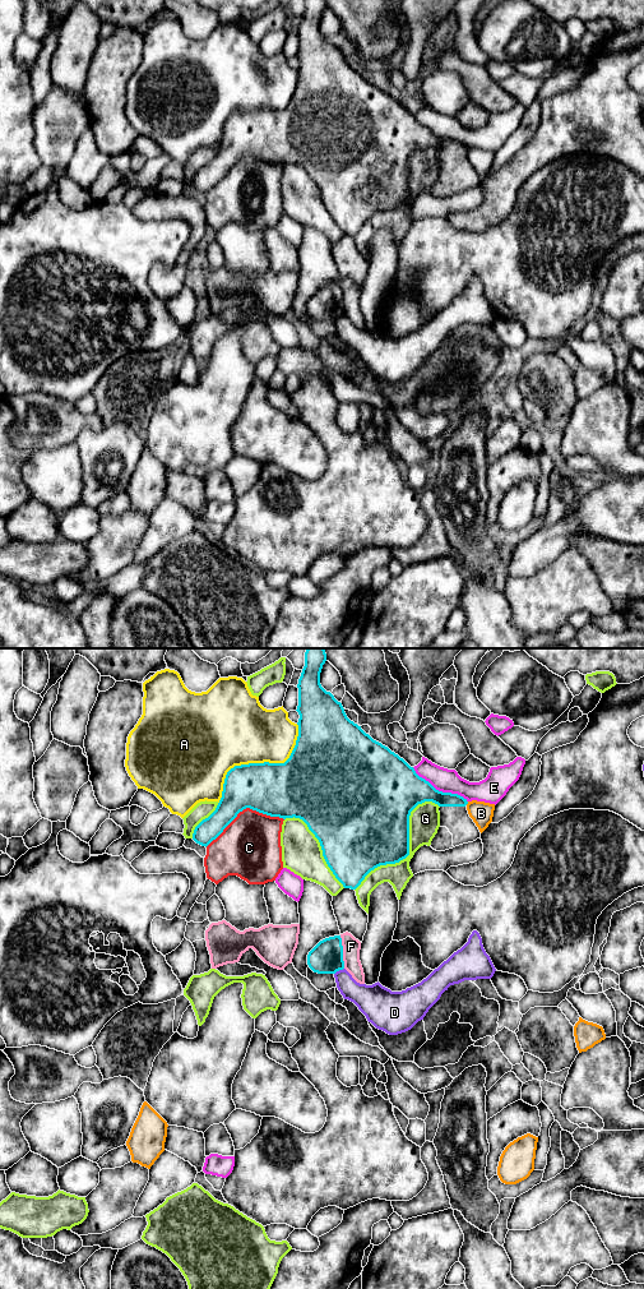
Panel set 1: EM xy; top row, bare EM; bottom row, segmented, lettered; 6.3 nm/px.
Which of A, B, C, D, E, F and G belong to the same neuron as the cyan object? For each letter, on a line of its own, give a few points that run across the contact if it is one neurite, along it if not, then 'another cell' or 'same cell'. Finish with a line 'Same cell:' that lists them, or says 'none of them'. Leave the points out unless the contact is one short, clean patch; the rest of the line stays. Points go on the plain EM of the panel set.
A: another cell
B: another cell
C: another cell
D: xy (343, 314), (334, 320) | another cell
E: another cell
F: another cell
G: another cell
Same cell: none of them

